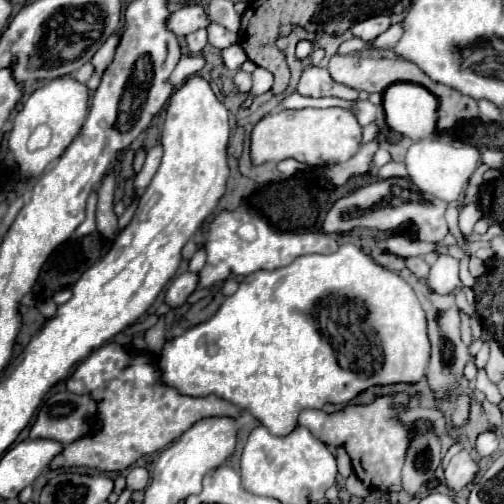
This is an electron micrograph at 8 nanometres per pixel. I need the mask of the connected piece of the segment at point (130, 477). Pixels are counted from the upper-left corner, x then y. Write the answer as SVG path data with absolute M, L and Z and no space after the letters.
M131 468L127 474L127 488L129 490L145 490L149 486L149 472L145 468Z

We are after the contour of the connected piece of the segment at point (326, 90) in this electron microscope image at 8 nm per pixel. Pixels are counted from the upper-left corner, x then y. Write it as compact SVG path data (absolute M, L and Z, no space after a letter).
M309 66L303 70L301 74L301 80L297 84L297 92L301 96L311 96L311 98L319 98L319 96L337 96L337 98L343 98L343 100L357 100L359 92L349 88L349 86L343 86L343 84L337 84L327 68L319 68L319 66Z

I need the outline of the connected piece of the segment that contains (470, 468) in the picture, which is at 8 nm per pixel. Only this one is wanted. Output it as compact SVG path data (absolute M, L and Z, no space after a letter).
M461 450L449 460L445 468L445 486L451 492L461 492L467 484L475 480L477 472L479 472L479 462L467 450Z

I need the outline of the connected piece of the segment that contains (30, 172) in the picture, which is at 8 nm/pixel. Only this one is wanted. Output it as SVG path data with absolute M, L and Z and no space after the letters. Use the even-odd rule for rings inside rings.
M71 76L55 78L55 80L47 82L45 86L37 88L23 104L23 110L15 116L13 130L9 134L9 152L15 158L21 176L23 178L39 178L47 170L47 166L51 162L55 162L65 152L65 148L71 144L71 140L79 134L79 130L87 118L87 112L89 112L89 90L85 84L73 80ZM41 124L51 128L51 142L45 148L31 152L27 148L29 136Z

